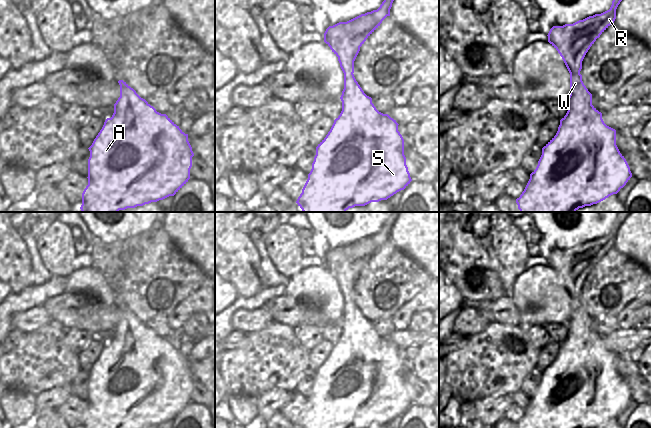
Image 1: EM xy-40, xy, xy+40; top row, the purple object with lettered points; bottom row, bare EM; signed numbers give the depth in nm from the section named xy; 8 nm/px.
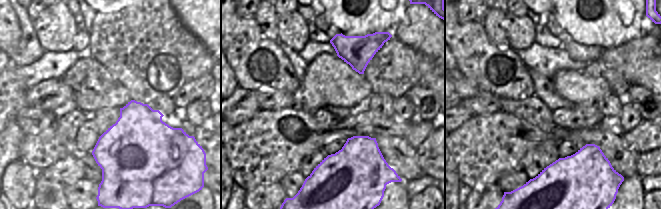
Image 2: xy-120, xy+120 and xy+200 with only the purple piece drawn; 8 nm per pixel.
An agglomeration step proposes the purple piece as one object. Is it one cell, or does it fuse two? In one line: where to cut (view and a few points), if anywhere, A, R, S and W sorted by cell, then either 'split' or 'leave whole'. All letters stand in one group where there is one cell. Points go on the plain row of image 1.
xy+40 (579, 297), (570, 298) | A S W / R | split

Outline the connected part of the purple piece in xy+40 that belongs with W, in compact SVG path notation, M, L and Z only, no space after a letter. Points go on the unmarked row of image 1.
M570 298L568 335L560 344L556 359L542 372L536 393L516 423L517 428L597 428L617 418L632 401L630 391L616 369L616 354L607 350L602 337L592 329L592 318L582 305L581 298Z

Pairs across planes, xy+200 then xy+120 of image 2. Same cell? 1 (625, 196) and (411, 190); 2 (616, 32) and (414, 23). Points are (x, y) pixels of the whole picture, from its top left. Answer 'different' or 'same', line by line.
1: different
2: different

